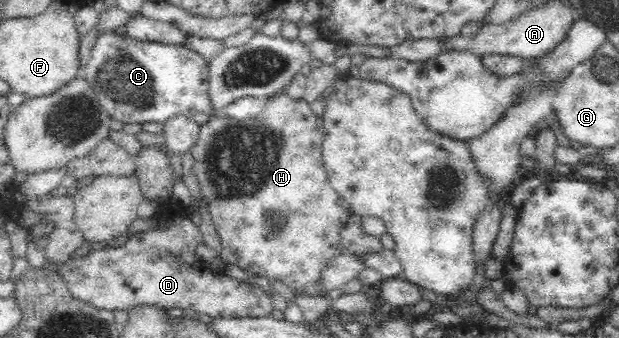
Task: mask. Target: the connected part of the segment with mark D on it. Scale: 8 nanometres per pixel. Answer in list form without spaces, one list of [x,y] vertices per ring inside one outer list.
[[[174,199],[158,204],[155,214],[148,219],[153,221],[152,228],[132,234],[125,243],[122,243],[122,245],[118,247],[89,250],[88,254],[83,257],[76,257],[76,259],[74,258],[71,260],[68,259],[66,262],[61,264],[58,275],[64,280],[64,282],[66,282],[66,284],[68,284],[68,289],[74,297],[81,299],[83,302],[86,302],[91,306],[97,307],[98,309],[104,309],[106,311],[116,311],[119,309],[127,310],[129,307],[146,304],[148,306],[155,305],[159,308],[164,308],[165,310],[174,309],[174,307],[179,307],[182,310],[192,309],[196,311],[196,313],[210,315],[210,317],[215,319],[222,319],[222,317],[242,319],[242,317],[264,317],[265,315],[270,314],[270,311],[273,309],[272,300],[268,298],[267,294],[264,293],[264,290],[262,290],[258,284],[253,284],[251,287],[248,287],[248,282],[238,280],[237,278],[230,278],[230,281],[228,281],[228,279],[216,279],[216,277],[214,277],[216,271],[208,263],[204,263],[198,259],[195,251],[196,247],[203,243],[202,231],[200,230],[200,227],[196,226],[186,218],[188,214],[189,208],[182,207],[182,205],[178,204]]]

